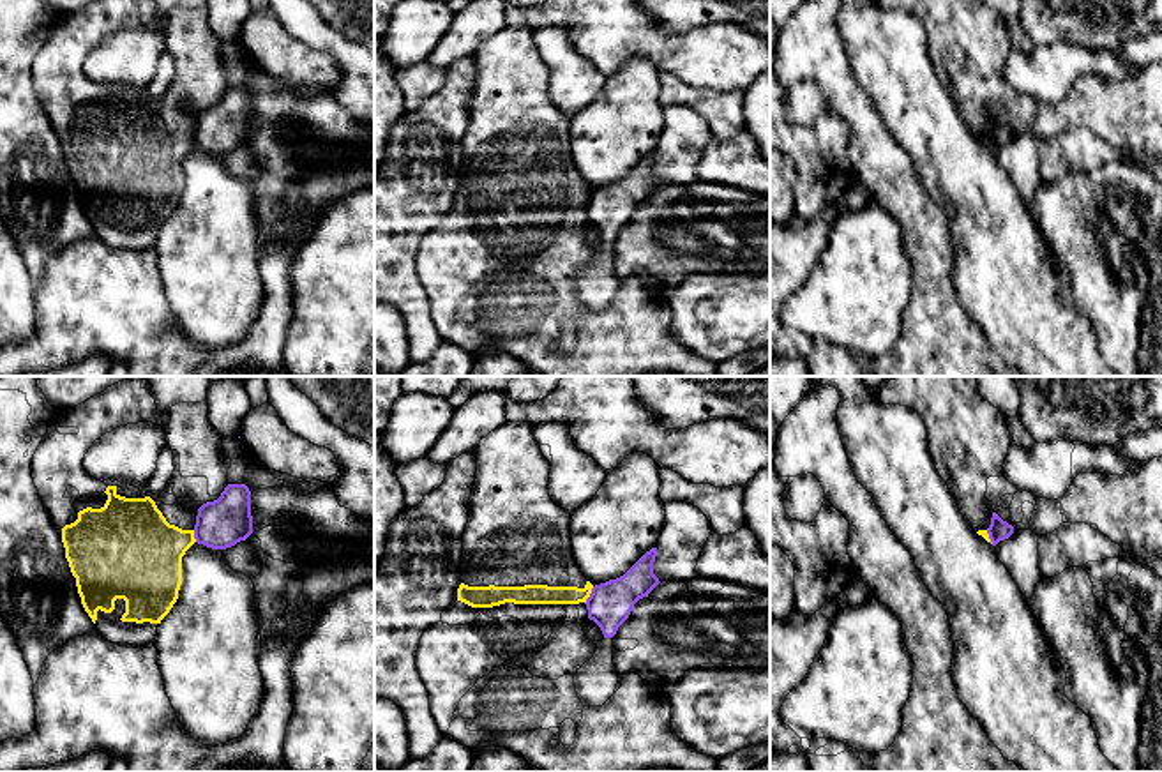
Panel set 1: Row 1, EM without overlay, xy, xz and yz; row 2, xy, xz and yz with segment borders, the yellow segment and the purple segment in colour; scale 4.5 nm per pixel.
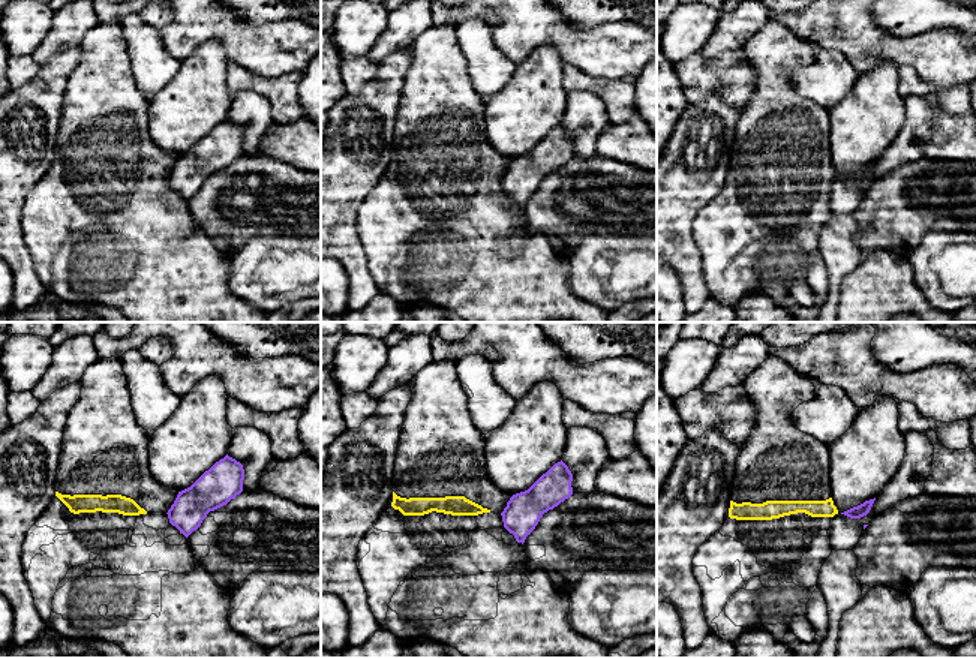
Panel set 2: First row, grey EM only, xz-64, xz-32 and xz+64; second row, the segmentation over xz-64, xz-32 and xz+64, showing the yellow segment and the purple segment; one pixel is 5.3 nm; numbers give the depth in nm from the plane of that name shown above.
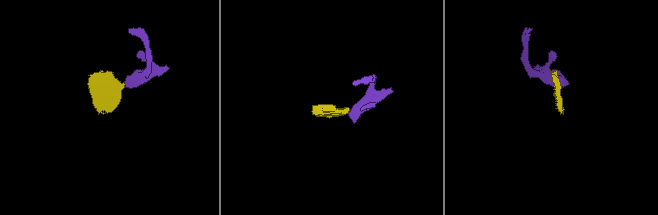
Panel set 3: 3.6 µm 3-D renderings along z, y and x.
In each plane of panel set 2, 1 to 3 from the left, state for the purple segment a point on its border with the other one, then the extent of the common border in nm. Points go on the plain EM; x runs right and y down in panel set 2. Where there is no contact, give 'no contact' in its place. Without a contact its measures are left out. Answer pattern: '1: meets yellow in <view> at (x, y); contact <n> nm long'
1: no contact
2: no contact
3: no contact

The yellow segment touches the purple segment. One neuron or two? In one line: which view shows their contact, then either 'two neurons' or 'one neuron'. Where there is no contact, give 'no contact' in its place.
contact in xz; two neurons

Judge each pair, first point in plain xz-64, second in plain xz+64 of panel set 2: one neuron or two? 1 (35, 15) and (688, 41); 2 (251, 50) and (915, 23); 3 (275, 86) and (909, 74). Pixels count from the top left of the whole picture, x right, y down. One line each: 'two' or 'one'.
1: one
2: two
3: one

